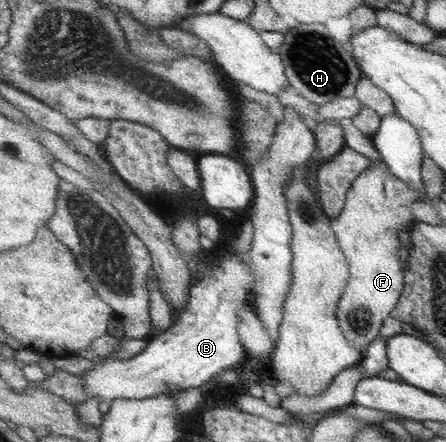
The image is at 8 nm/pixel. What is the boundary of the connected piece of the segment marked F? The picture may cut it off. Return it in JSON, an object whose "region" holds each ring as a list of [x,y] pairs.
{"region":[[[383,159],[382,162],[372,162],[372,166],[358,176],[358,180],[354,182],[354,186],[348,194],[348,202],[346,202],[346,208],[342,210],[342,216],[333,220],[333,228],[341,240],[346,256],[349,257],[350,272],[353,273],[350,275],[350,286],[342,297],[338,316],[348,340],[365,354],[368,352],[370,344],[380,338],[386,320],[393,316],[401,303],[402,295],[405,294],[407,256],[404,246],[400,242],[400,230],[405,228],[413,233],[414,225],[418,222],[415,218],[414,204],[422,200],[425,195],[426,193],[422,190],[418,190],[396,176],[389,165],[384,164]]]}

